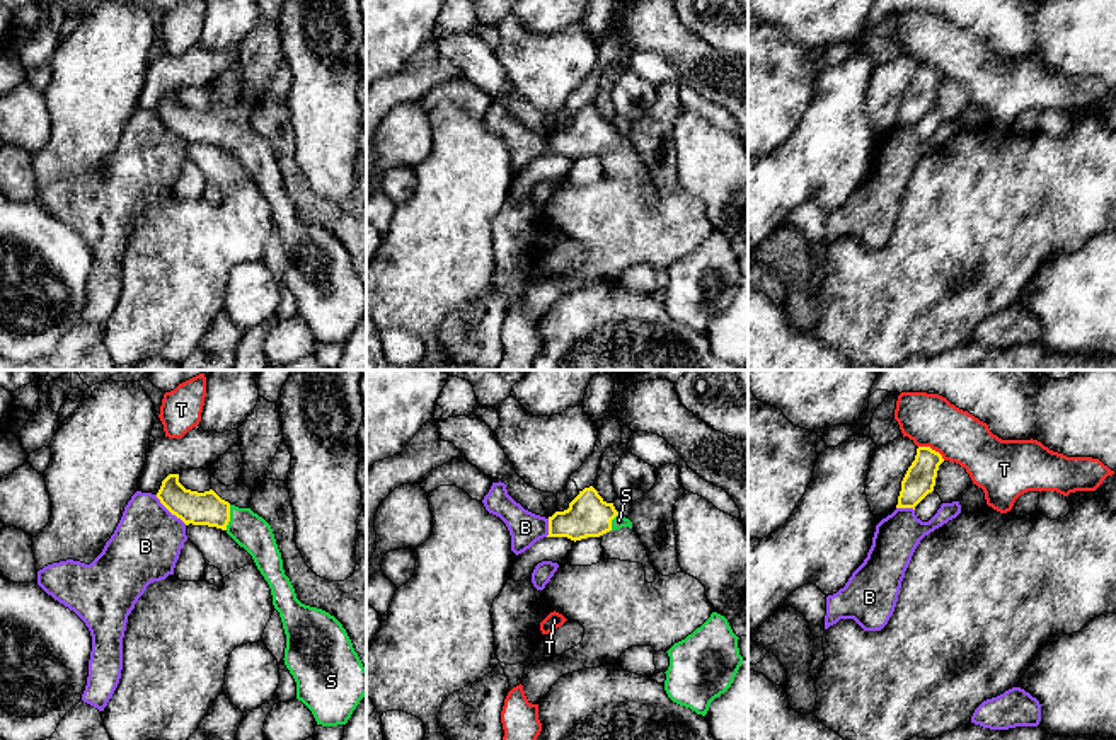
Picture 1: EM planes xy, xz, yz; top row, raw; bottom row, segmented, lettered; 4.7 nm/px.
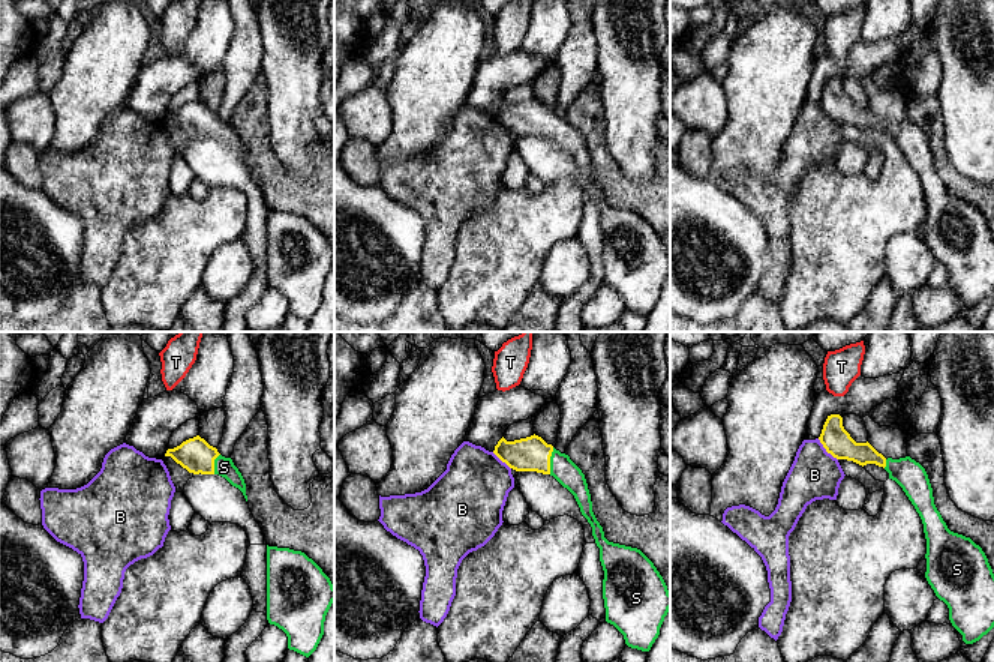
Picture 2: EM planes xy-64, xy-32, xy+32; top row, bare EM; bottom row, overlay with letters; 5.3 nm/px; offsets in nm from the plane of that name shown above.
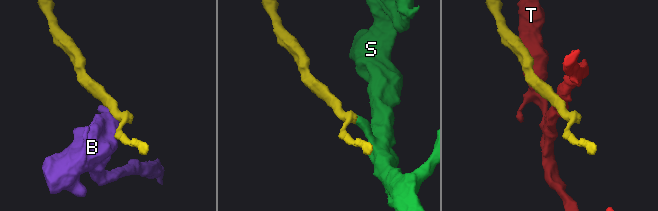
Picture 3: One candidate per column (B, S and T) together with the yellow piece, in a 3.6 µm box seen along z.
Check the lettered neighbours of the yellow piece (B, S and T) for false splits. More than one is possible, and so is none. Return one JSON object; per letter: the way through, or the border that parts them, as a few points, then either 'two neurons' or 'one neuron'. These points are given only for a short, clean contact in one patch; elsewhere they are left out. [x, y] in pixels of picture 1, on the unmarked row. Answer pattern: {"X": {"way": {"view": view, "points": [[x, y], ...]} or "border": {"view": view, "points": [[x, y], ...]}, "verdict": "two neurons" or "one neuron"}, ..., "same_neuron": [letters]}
{"B": {"border": {"view": "xy", "points": [[155, 113], [186, 142]]}, "verdict": "two neurons"}, "S": {"verdict": "one neuron"}, "T": {"verdict": "two neurons"}, "same_neuron": ["S"]}

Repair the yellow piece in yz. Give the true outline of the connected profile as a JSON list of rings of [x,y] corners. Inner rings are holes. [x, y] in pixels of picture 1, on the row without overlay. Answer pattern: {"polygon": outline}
{"polygon": [[[918,65],[915,78],[908,85],[898,114],[896,126],[913,126],[934,109],[942,73],[930,65]]]}

